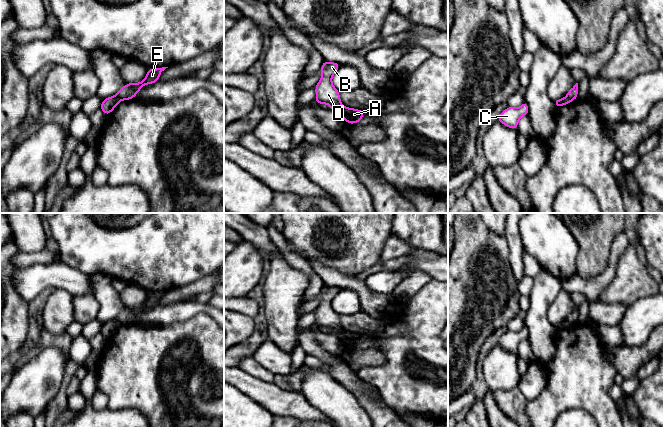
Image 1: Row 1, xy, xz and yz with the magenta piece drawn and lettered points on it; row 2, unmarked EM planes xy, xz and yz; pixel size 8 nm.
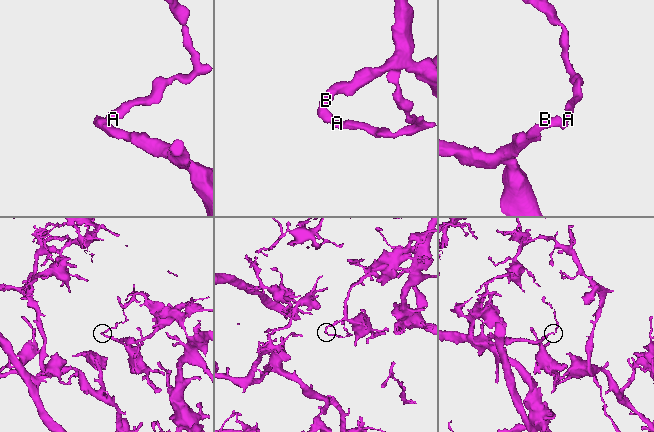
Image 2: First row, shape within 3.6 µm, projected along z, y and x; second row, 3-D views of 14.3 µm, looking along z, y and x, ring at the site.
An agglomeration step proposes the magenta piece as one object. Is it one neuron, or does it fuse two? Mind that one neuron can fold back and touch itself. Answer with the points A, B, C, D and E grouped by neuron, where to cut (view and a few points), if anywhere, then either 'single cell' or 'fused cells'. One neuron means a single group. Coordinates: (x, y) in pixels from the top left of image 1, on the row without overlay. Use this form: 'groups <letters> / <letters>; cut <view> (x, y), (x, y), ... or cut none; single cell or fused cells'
groups A E / B C D; cut xz (344, 331), (338, 336); fused cells

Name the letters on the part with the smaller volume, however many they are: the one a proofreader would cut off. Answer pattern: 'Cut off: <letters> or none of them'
Cut off: A, E

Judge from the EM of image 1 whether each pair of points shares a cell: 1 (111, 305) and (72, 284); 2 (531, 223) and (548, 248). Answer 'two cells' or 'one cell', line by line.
1: two cells
2: one cell

